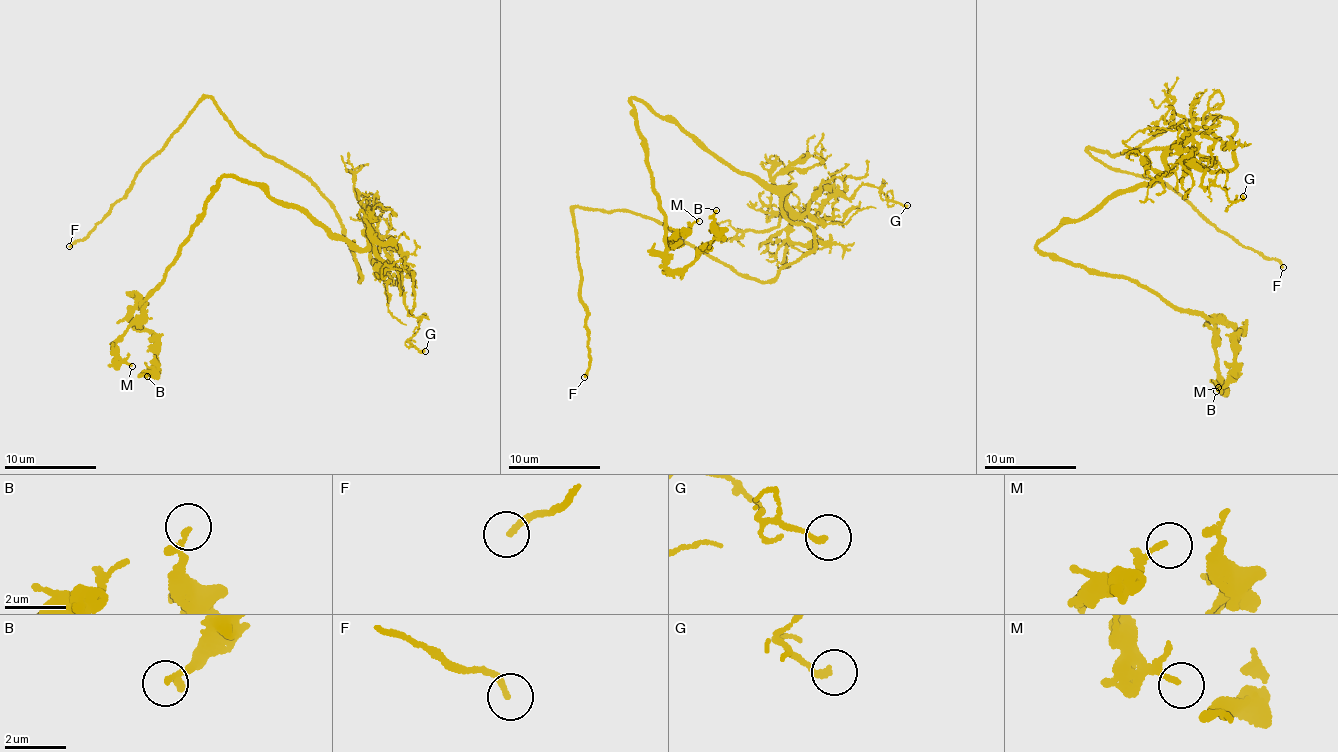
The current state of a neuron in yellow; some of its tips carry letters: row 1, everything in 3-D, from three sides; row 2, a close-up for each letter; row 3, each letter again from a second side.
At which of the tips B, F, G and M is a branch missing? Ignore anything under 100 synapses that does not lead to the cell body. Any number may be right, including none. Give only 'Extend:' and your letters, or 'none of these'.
Extend: F

